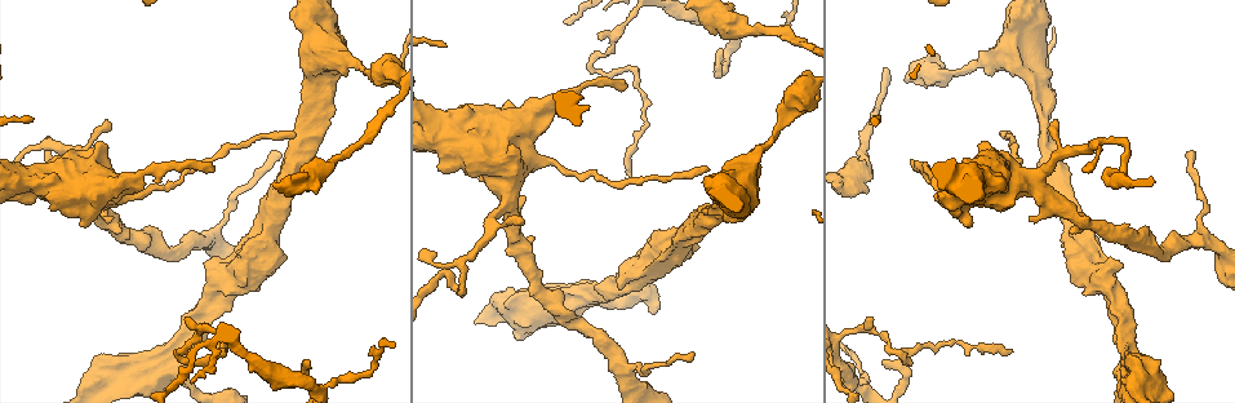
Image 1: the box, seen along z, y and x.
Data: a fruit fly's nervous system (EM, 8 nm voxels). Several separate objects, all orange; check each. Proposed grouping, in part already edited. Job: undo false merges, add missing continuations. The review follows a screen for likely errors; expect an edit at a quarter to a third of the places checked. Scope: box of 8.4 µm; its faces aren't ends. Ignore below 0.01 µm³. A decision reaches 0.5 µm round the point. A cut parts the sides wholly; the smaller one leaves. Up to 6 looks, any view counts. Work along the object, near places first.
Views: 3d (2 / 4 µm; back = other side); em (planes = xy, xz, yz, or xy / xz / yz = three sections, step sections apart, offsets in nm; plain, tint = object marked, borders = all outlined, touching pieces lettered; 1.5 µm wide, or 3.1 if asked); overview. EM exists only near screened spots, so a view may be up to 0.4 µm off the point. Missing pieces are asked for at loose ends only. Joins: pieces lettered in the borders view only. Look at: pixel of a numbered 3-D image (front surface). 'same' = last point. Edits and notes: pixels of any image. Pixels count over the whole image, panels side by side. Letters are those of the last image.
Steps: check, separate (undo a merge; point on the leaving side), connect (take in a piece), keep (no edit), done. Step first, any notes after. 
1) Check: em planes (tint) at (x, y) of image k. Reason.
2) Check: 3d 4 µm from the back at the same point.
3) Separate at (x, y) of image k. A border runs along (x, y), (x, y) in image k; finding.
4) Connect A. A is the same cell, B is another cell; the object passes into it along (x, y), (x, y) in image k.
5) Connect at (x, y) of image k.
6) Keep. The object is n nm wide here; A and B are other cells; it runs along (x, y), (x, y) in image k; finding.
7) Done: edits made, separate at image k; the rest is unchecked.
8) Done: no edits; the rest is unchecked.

Check: 3d 2 µm at (524, 199) of image 1. Branch stops here.

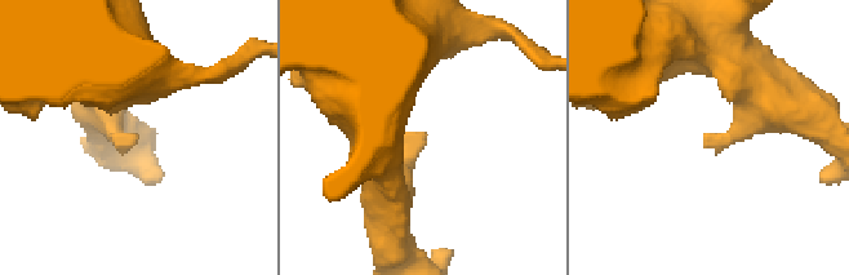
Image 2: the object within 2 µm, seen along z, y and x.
Check: em planes (borders) at (705, 137) of image 2. Now the EM.

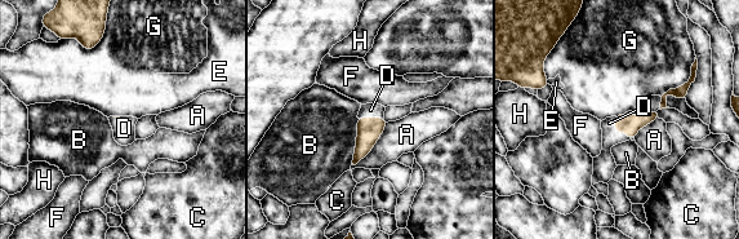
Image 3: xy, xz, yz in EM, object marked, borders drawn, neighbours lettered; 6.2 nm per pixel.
Connect at (604, 166) of image 3. D is the same cell, A, B, C, E, F, G and H are other cells; the object passes into it along (631, 124), (617, 132), (604, 166) in image 3; it goes on there.

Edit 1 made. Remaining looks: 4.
Check: overview.

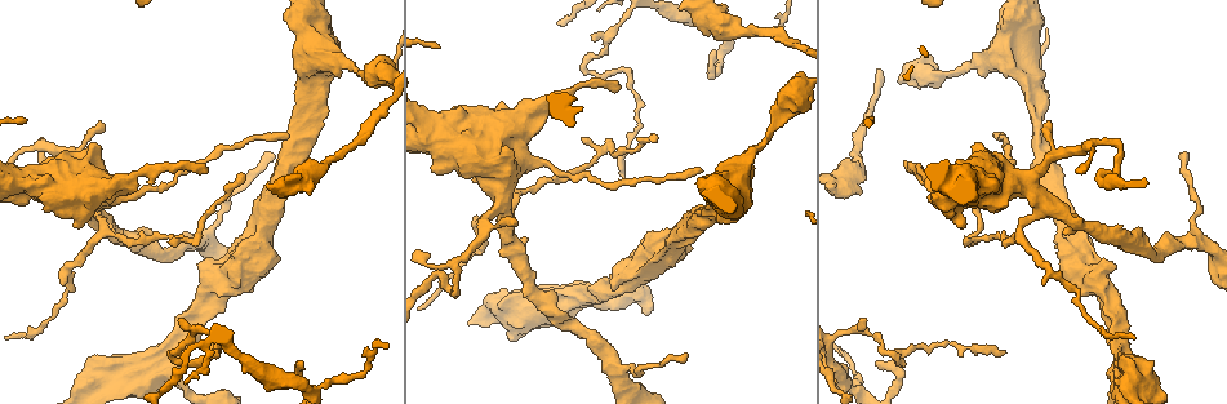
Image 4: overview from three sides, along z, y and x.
Check: 3d 2 µm at (770, 121) of image 4.

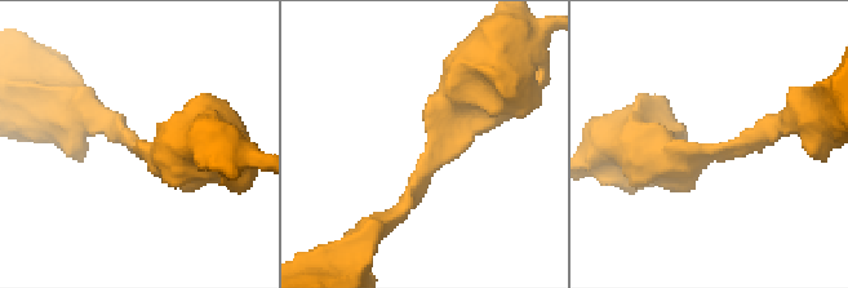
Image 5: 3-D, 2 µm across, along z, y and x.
Check: em xy step 4 (plain) at (718, 148) of image 5. The arms are 220, 340 nm wide.

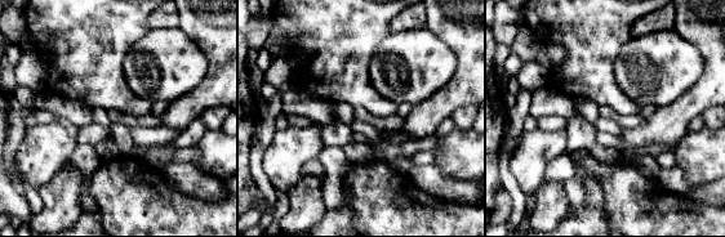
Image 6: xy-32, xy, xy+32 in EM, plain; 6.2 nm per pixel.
Check: em xy step 4 (borders) at the same point. What lies round it.

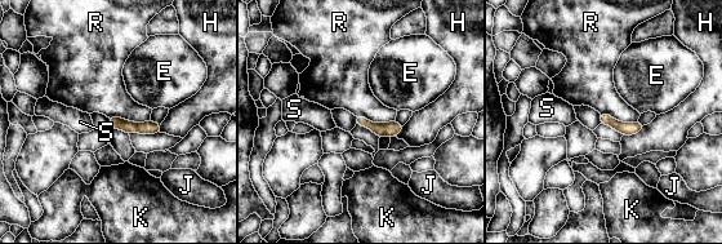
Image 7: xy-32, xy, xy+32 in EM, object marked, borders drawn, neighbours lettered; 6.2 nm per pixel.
Keep. The object is 80 nm wide here; E, H, J, K, R and S are other cells; it runs along (112, 119), (130, 128), (157, 128) in image 7; continuous, no second cell.

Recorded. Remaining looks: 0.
Done: edits made, connect at image 3; the rest is unchecked.

